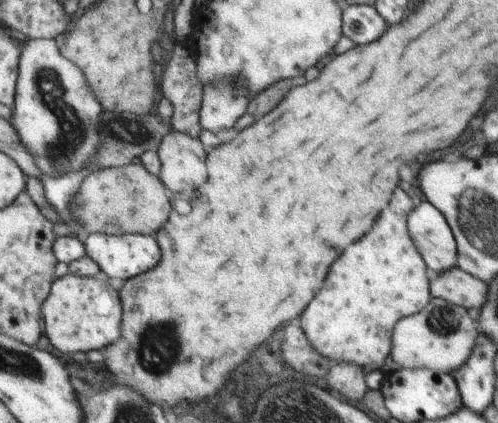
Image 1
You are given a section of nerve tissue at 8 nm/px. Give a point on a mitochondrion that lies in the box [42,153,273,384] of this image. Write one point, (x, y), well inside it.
(156, 336)

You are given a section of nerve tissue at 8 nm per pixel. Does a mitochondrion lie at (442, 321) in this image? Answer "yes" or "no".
yes

